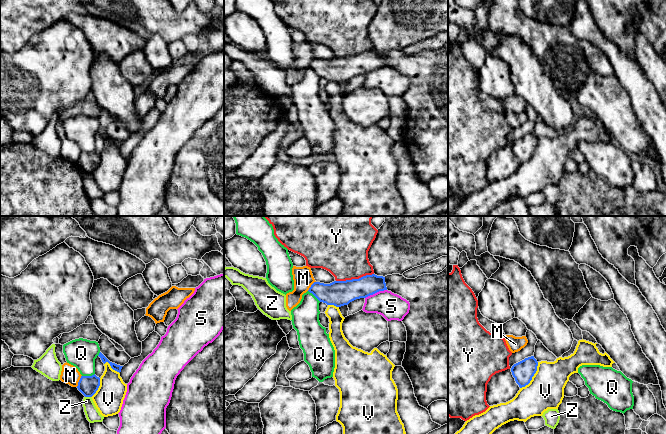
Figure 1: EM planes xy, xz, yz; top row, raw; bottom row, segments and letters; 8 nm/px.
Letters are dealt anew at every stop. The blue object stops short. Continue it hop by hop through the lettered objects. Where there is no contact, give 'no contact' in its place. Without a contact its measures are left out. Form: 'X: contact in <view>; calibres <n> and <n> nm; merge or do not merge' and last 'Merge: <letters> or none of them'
M: contact in xy; calibres 160 and 150 nm; do not merge
Q: contact in xy; calibres 160 and 240 nm; do not merge
S: contact in xz; calibres 190 and 220 nm; do not merge
V: contact in yz; calibres 170 and 300 nm; do not merge
Y: contact in xz; calibres 200 and 400 nm; do not merge
Z: contact in xy; calibres 160 and 110 nm; do not merge
Merge: none of them

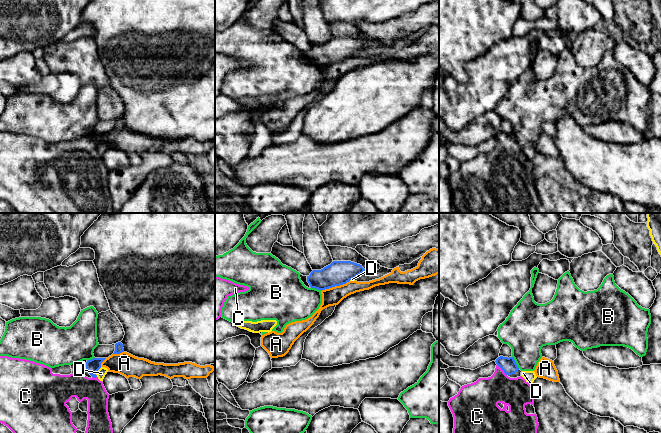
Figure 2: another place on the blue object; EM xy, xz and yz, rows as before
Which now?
A: contact in xz; calibres 190 and 140 nm; do not merge
B: contact in yz; calibres 120 and 340 nm; do not merge
C: contact in yz; calibres 120 and 260 nm; merge
D: contact in xy; calibres 110 and 70 nm; do not merge
Merge: C

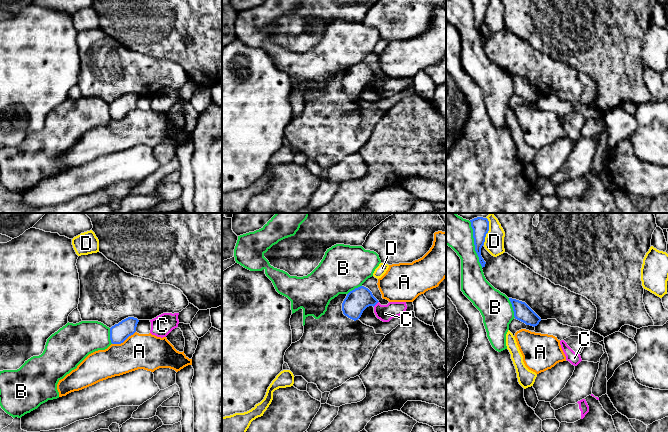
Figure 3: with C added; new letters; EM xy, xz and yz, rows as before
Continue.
A: contact in xy; calibres 150 and 280 nm; do not merge
B: contact in yz; calibres 140 and 260 nm; do not merge
C: contact in xz; calibres 190 and 140 nm; do not merge
D: contact in yz; calibres 140 and 160 nm; do not merge
Merge: none of them

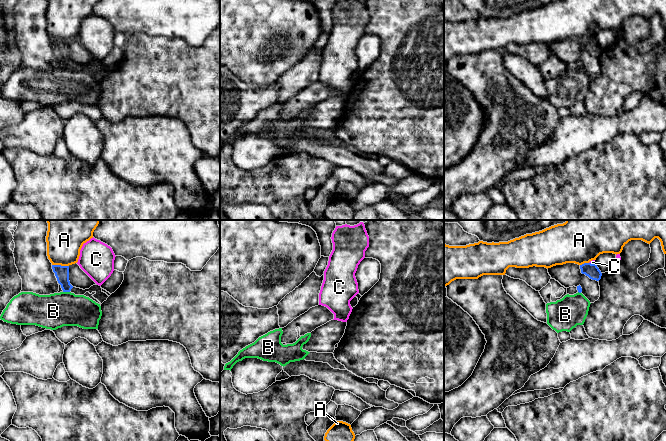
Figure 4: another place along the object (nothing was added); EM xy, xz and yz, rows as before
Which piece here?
A: contact in xy; calibres 110 and 300 nm; do not merge
B: contact in xy; calibres 110 and 280 nm; do not merge
C: contact in yz; calibres 110 and 30 nm; do not merge
Merge: none of them

